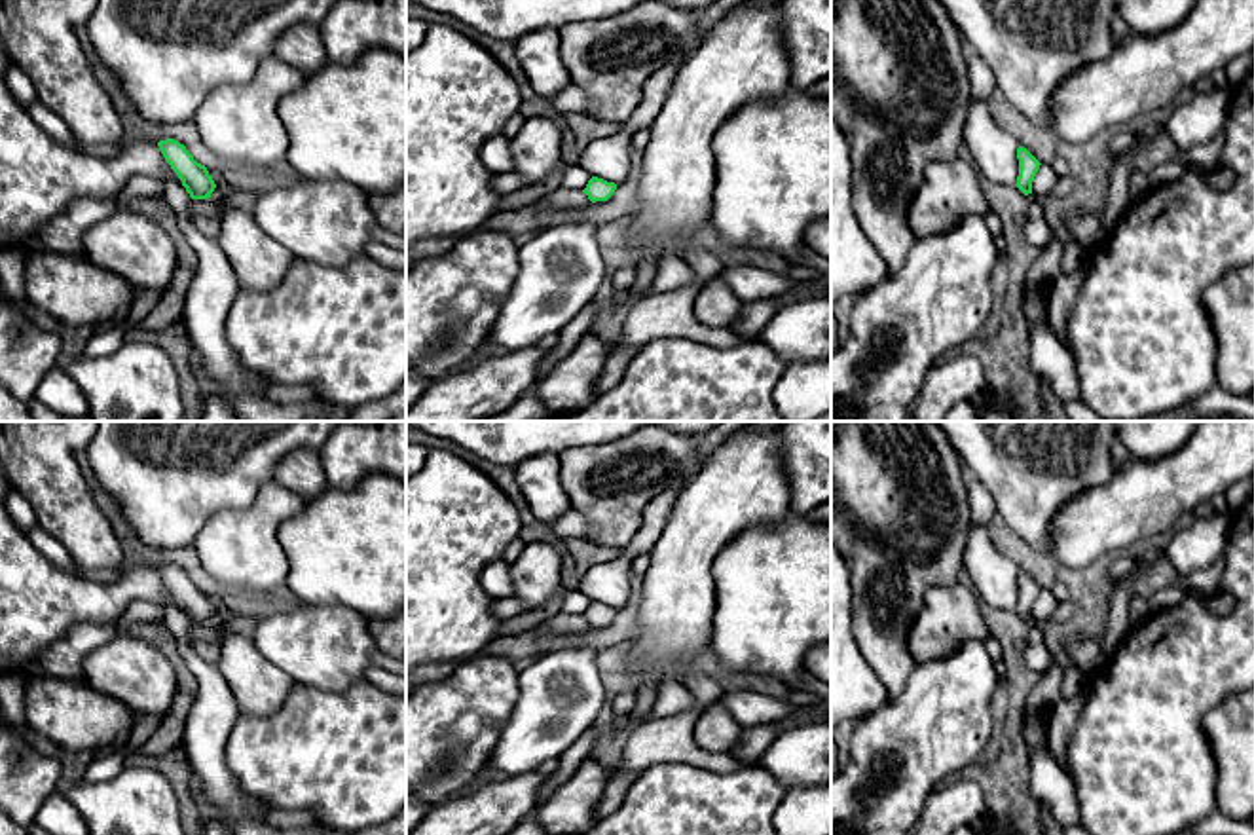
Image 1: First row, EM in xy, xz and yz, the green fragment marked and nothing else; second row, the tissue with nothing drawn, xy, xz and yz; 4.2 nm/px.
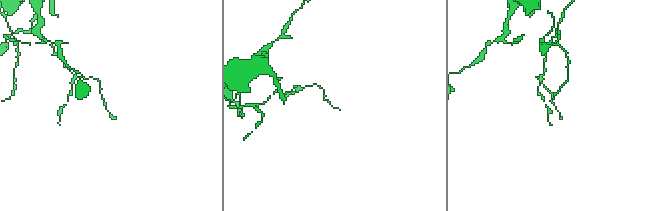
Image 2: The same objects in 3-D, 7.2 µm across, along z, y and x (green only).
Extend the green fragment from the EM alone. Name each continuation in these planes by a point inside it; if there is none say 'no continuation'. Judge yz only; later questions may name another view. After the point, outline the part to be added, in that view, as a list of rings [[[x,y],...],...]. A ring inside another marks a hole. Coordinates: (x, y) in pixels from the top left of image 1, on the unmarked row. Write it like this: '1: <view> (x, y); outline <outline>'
no continuation

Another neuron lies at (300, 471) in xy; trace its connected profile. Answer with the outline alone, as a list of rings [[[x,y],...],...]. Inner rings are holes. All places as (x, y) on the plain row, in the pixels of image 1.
[[[302,448],[288,454],[275,469],[273,480],[304,501],[319,497],[330,488],[321,465],[319,450]]]

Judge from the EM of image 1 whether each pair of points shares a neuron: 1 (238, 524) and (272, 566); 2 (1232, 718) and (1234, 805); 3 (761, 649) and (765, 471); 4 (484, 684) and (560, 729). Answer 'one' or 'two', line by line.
1: one
2: one
3: two
4: two

